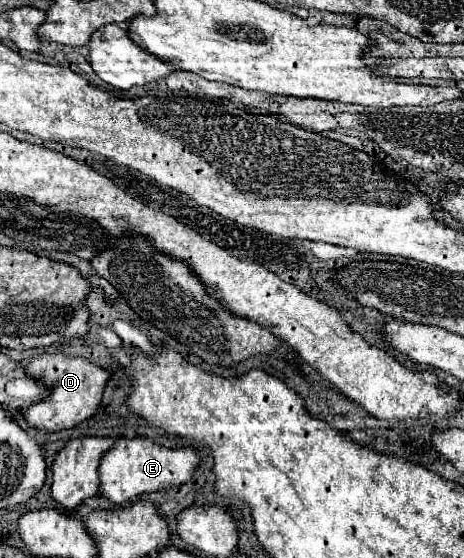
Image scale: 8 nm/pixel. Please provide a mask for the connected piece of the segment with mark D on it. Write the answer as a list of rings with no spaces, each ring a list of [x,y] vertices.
[[[62,353],[34,355],[26,365],[26,375],[44,383],[44,387],[50,391],[50,397],[28,407],[24,411],[24,419],[30,427],[48,433],[76,427],[80,421],[92,417],[100,405],[104,383],[110,379],[110,373],[100,365],[84,357],[66,357]]]

